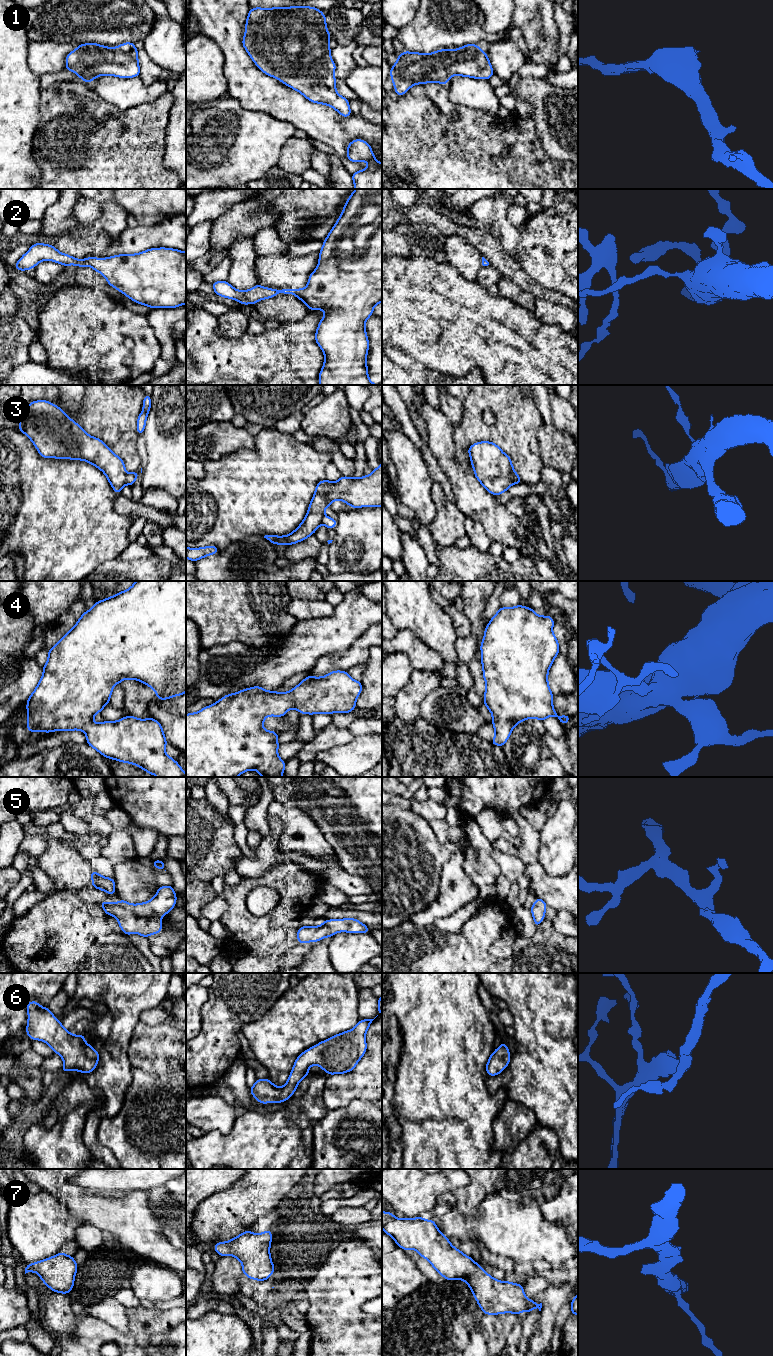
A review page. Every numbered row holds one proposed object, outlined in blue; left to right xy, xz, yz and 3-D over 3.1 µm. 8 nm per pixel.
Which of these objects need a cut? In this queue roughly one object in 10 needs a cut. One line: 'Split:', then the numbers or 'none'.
Split: 3

